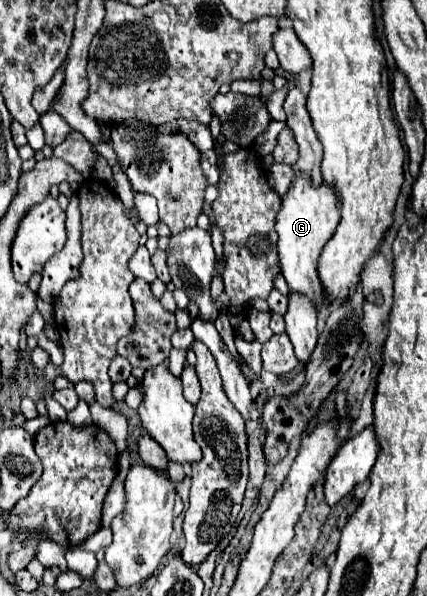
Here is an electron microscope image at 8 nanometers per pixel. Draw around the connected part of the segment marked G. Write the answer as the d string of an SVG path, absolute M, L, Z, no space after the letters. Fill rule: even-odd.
M293 167L295 179L291 183L291 189L281 197L281 209L277 213L275 229L279 233L279 261L283 269L283 277L289 283L291 291L301 291L303 295L313 297L315 301L321 301L323 297L323 285L317 275L317 259L325 247L325 243L333 237L335 227L341 219L339 205L337 205L337 191L331 183L319 183L315 185L309 175Z

